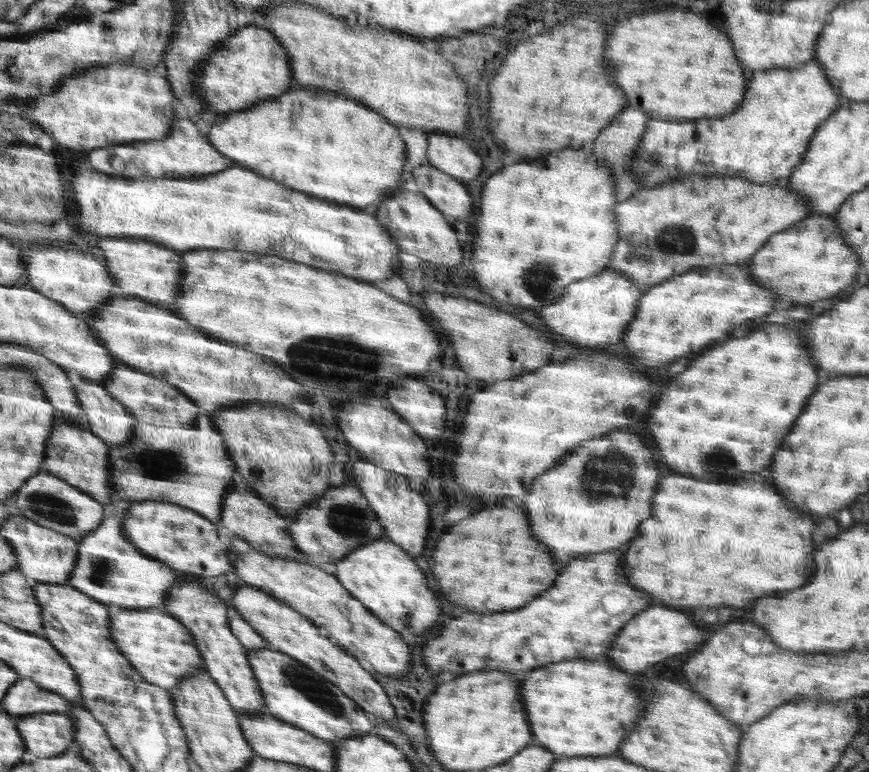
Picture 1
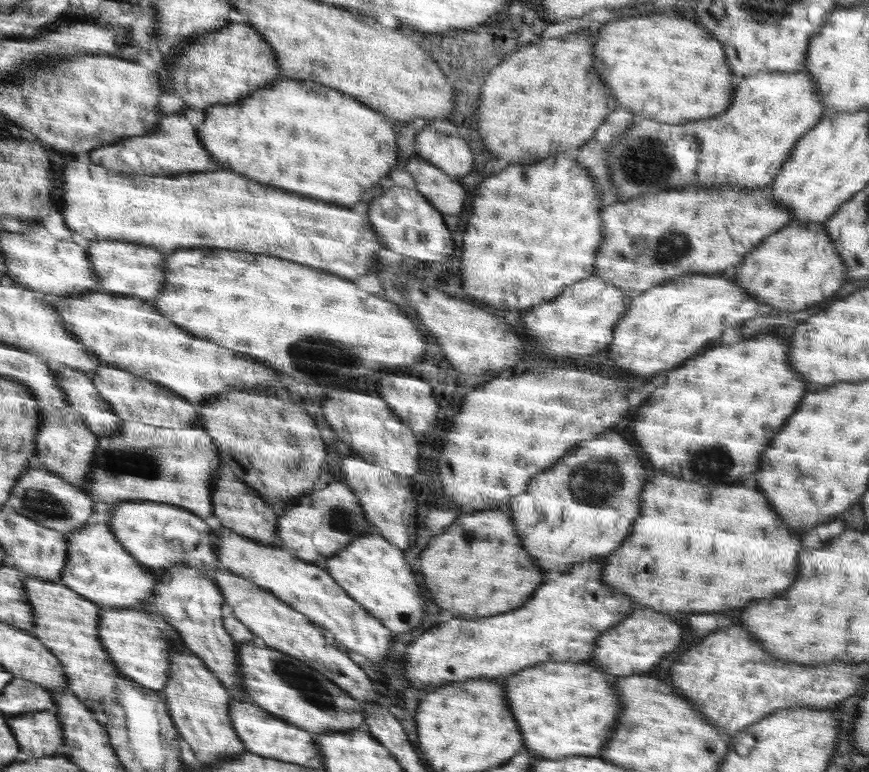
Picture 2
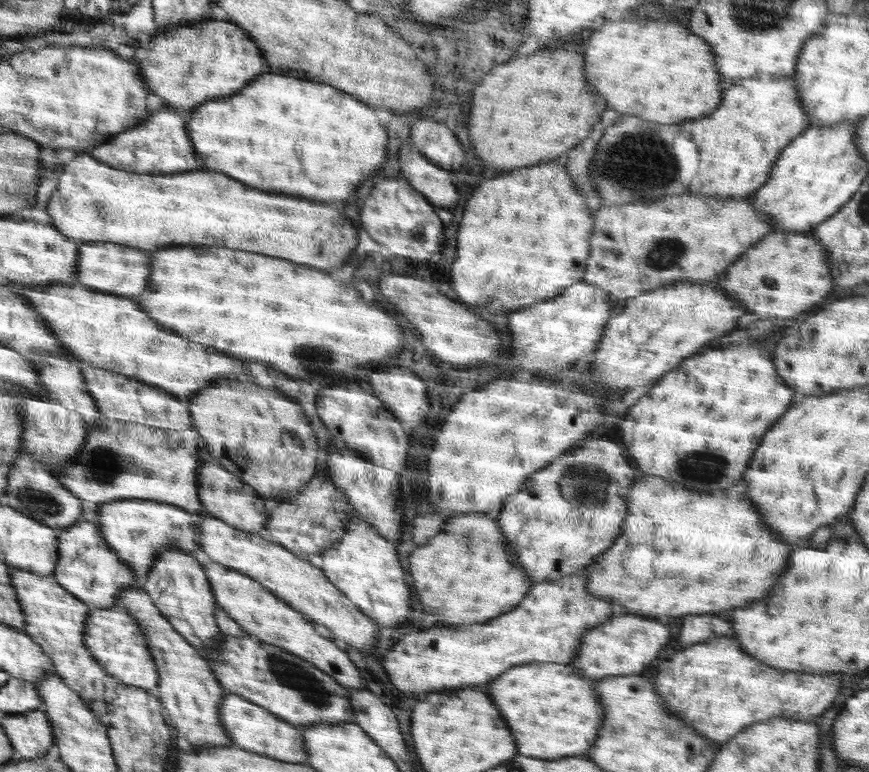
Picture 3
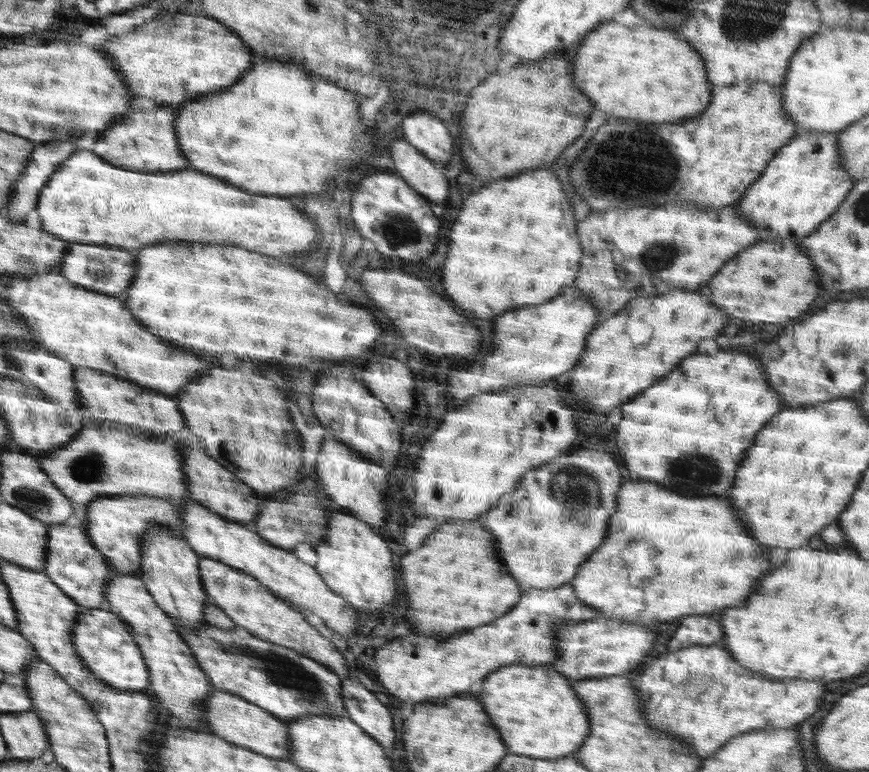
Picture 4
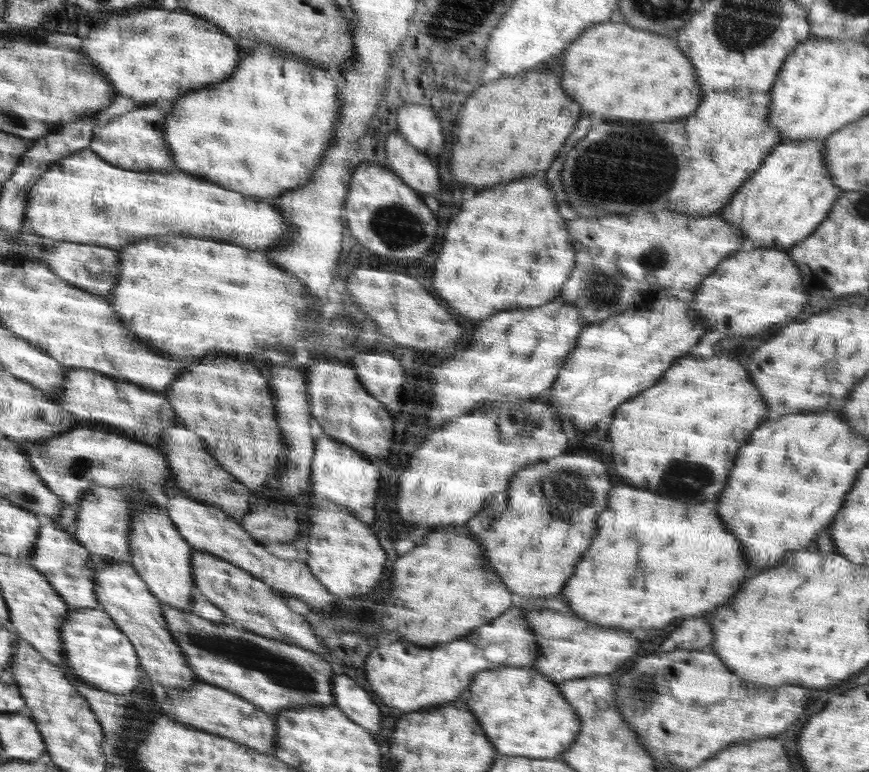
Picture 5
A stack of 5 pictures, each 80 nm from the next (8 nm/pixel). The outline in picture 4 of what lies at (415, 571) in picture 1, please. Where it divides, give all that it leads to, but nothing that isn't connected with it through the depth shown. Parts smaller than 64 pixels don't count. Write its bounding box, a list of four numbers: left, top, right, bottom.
[313,509,398,614]

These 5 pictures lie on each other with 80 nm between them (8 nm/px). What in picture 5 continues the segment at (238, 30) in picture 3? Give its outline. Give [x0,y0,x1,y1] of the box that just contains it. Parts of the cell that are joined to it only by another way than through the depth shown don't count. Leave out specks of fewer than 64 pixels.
[80,4,244,105]

